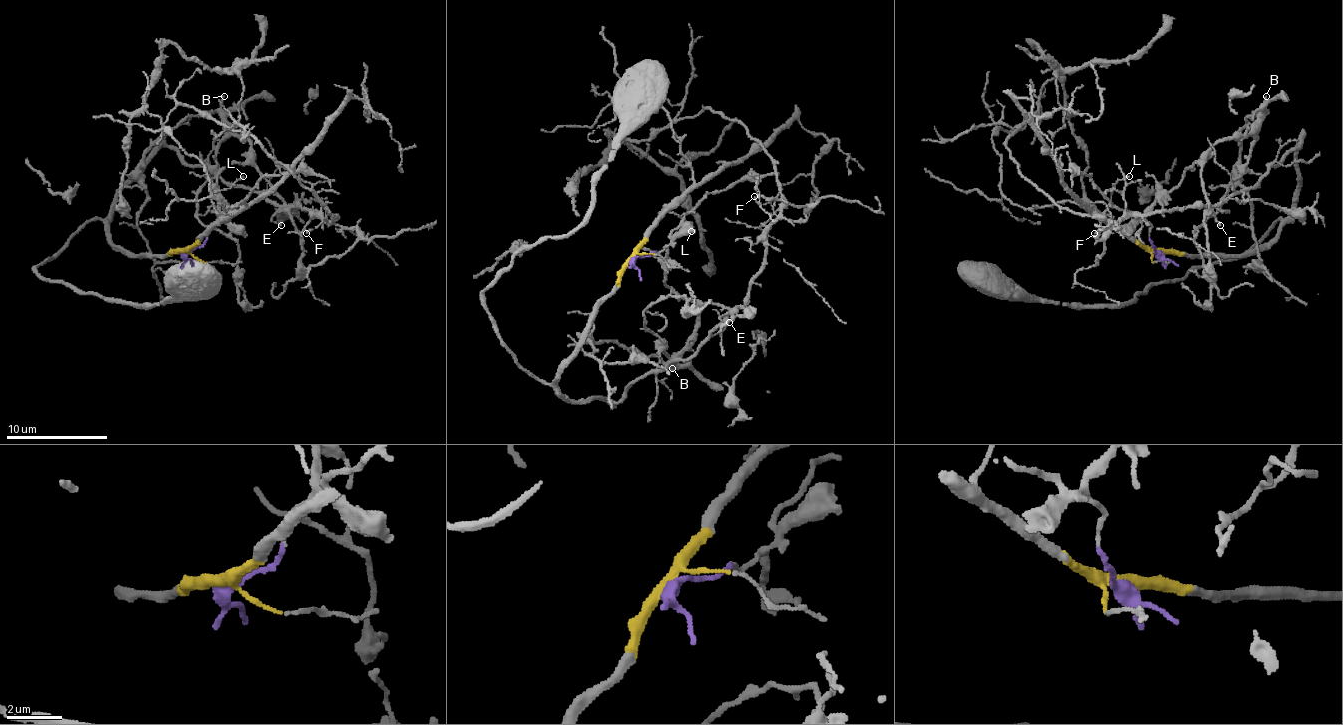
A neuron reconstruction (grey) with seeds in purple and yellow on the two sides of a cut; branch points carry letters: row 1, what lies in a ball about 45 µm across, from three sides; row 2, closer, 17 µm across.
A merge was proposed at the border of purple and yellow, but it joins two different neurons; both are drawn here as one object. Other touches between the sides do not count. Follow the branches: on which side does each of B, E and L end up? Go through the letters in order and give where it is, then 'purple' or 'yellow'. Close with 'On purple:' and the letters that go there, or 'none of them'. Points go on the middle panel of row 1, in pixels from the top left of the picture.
B: (672, 368) | purple
E: (729, 322) | purple
L: (691, 231) | yellow
On purple: B, E

